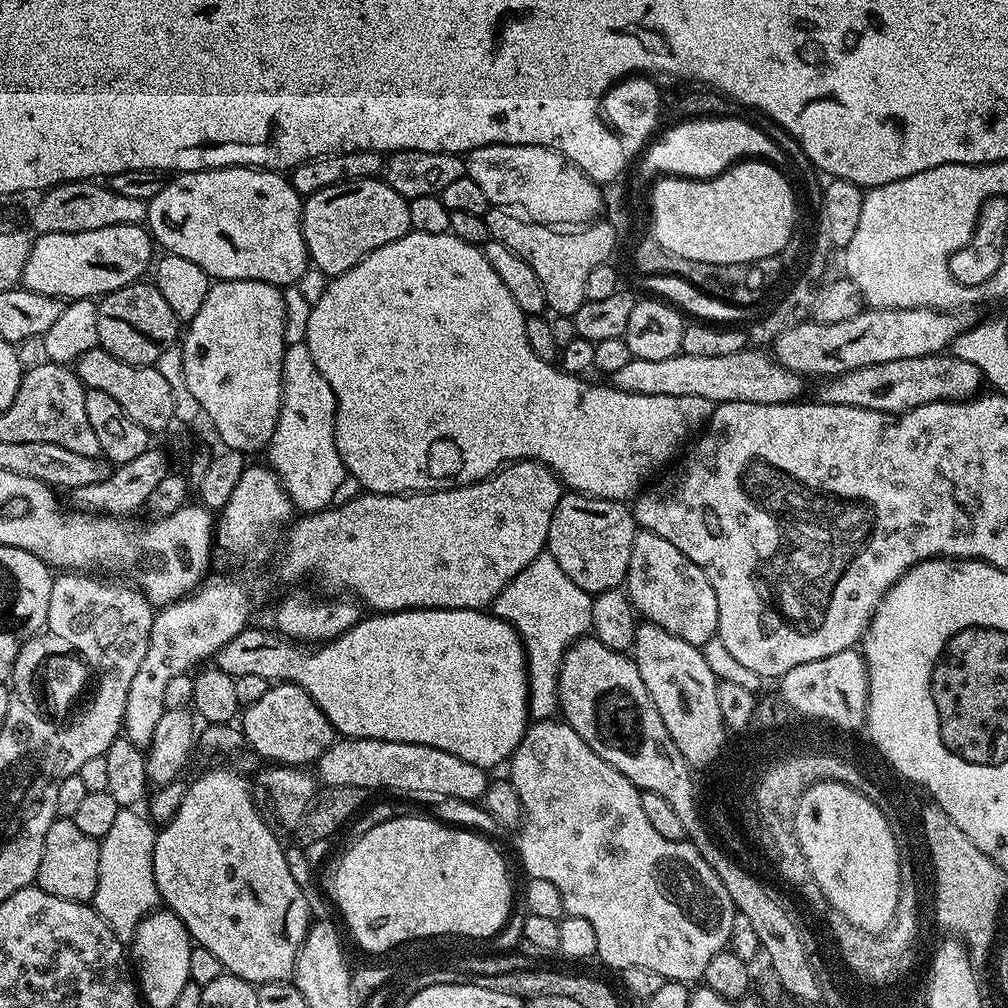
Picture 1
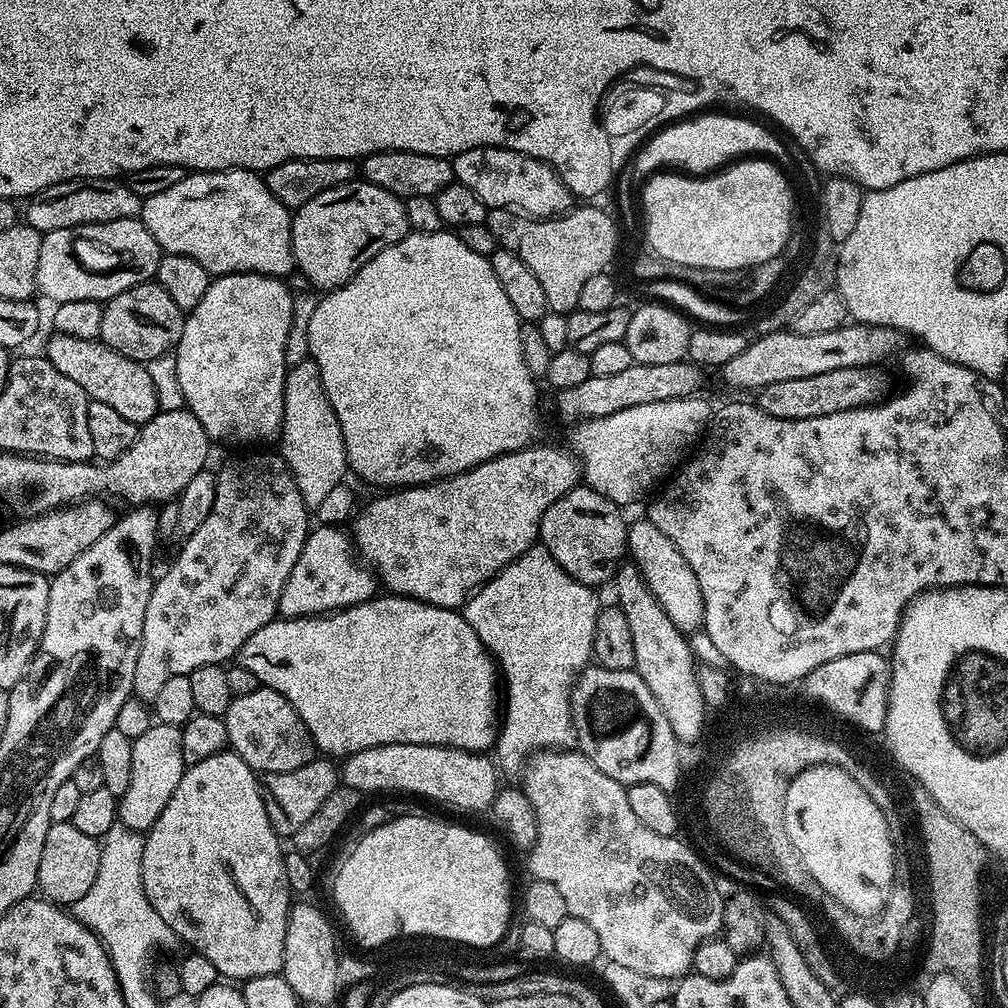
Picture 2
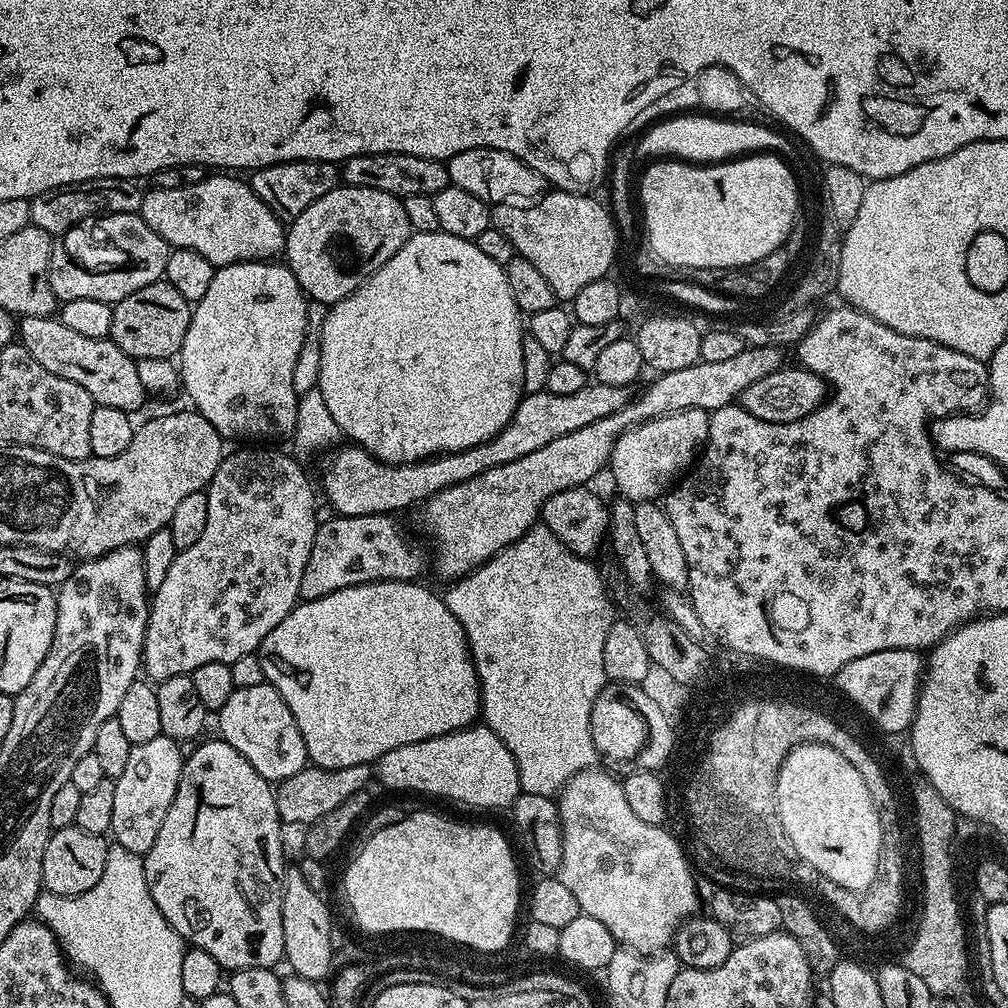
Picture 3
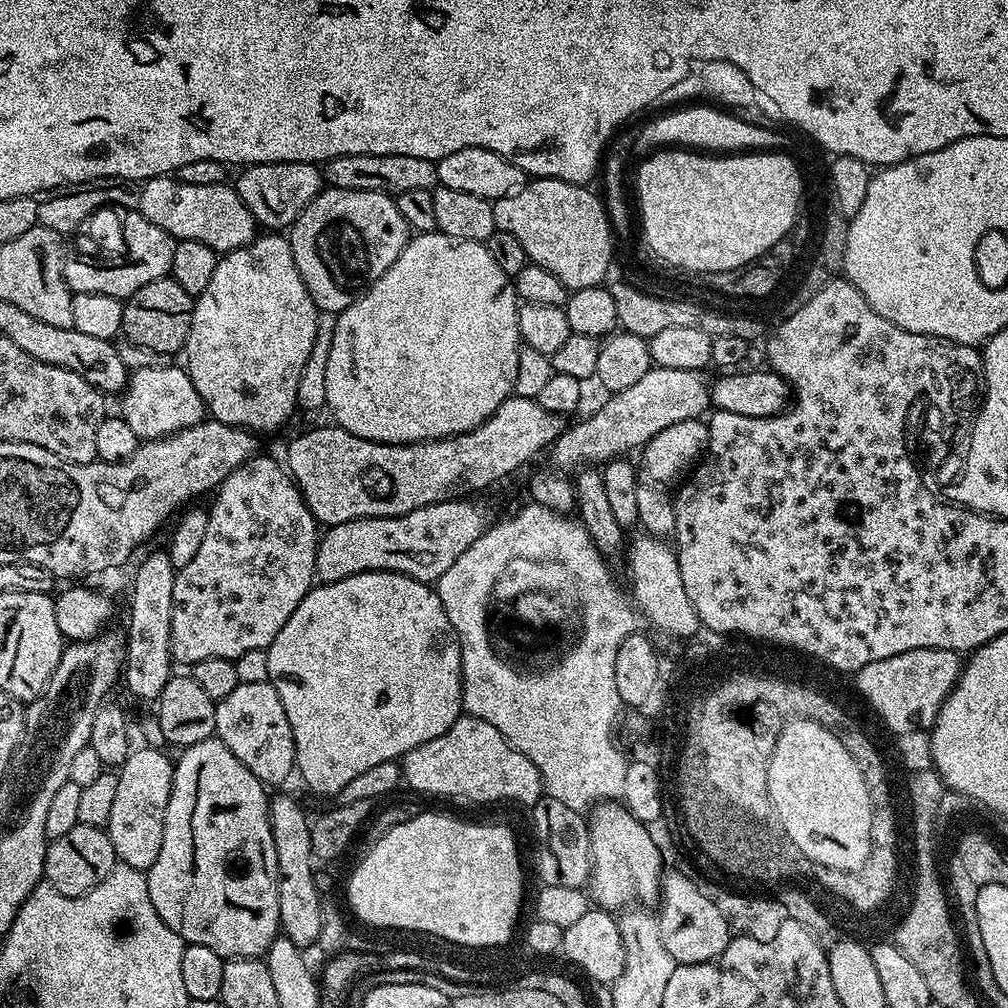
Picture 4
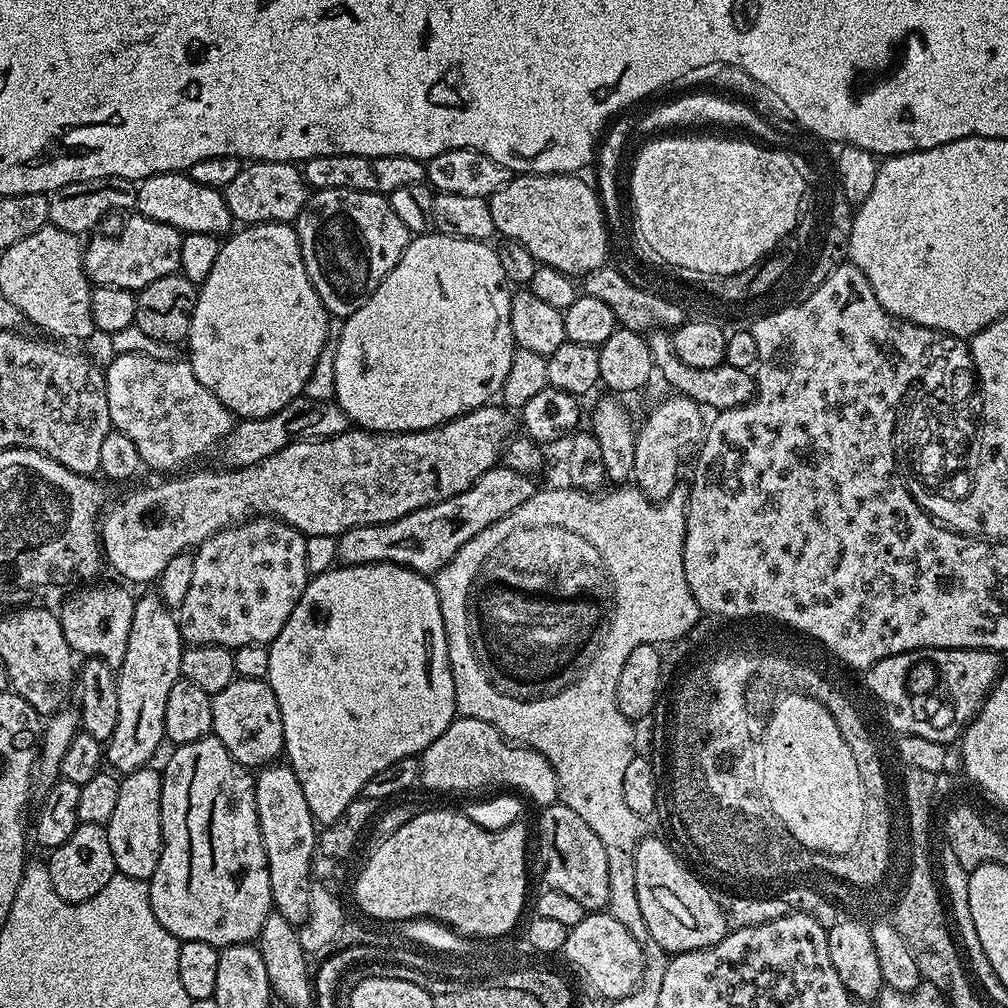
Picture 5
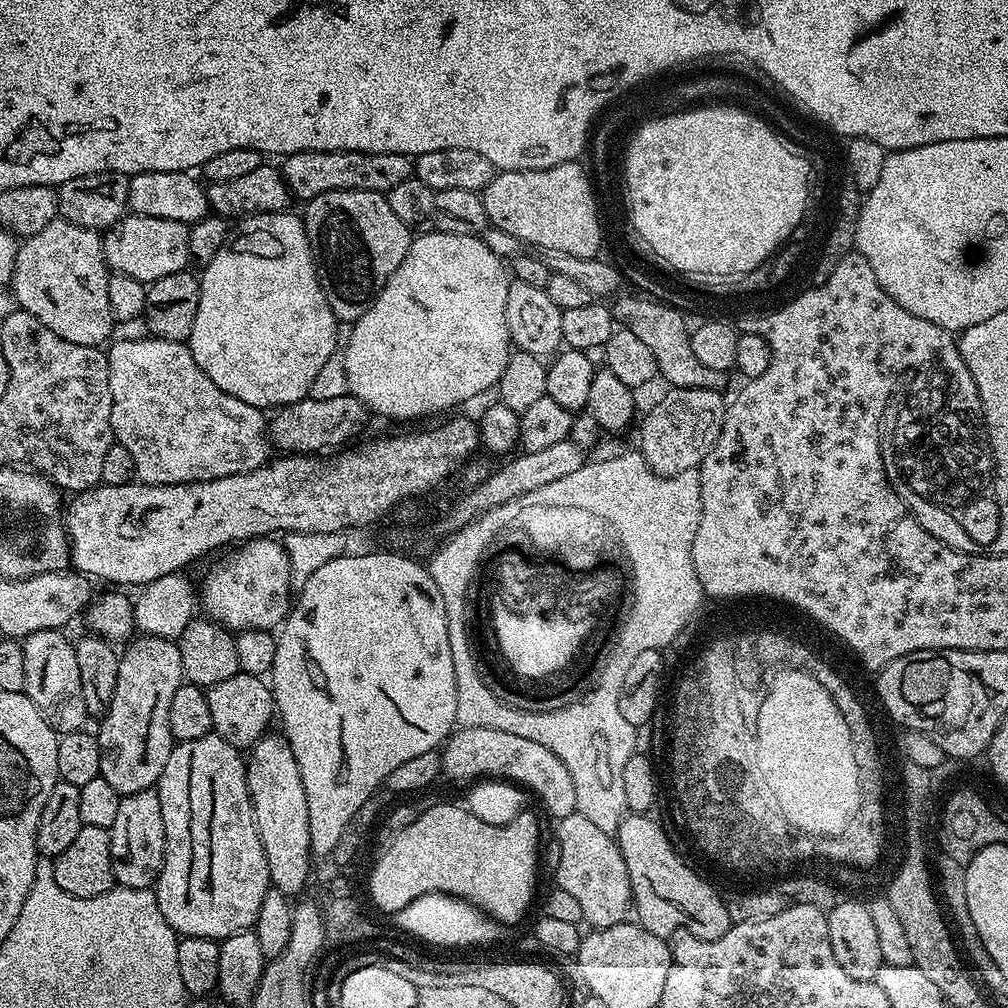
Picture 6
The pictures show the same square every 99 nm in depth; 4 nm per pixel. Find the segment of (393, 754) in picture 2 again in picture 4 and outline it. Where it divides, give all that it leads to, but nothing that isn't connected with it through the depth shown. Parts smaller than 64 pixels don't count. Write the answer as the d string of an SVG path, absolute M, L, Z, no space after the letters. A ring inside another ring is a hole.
M461 714L454 726L422 746L414 746L402 757L402 780L424 796L465 796L476 804L496 804L499 800L517 800L531 806L541 798L544 783L538 774L538 766L530 762L490 722Z

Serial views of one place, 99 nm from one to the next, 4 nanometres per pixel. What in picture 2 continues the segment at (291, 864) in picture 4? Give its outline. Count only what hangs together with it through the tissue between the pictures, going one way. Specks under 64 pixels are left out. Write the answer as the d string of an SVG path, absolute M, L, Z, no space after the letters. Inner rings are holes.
M293 903L288 914L284 966L282 974L290 982L290 990L305 1004L328 1004L337 999L338 970L336 956L332 956L332 944L338 933L332 929L328 916L312 904Z

